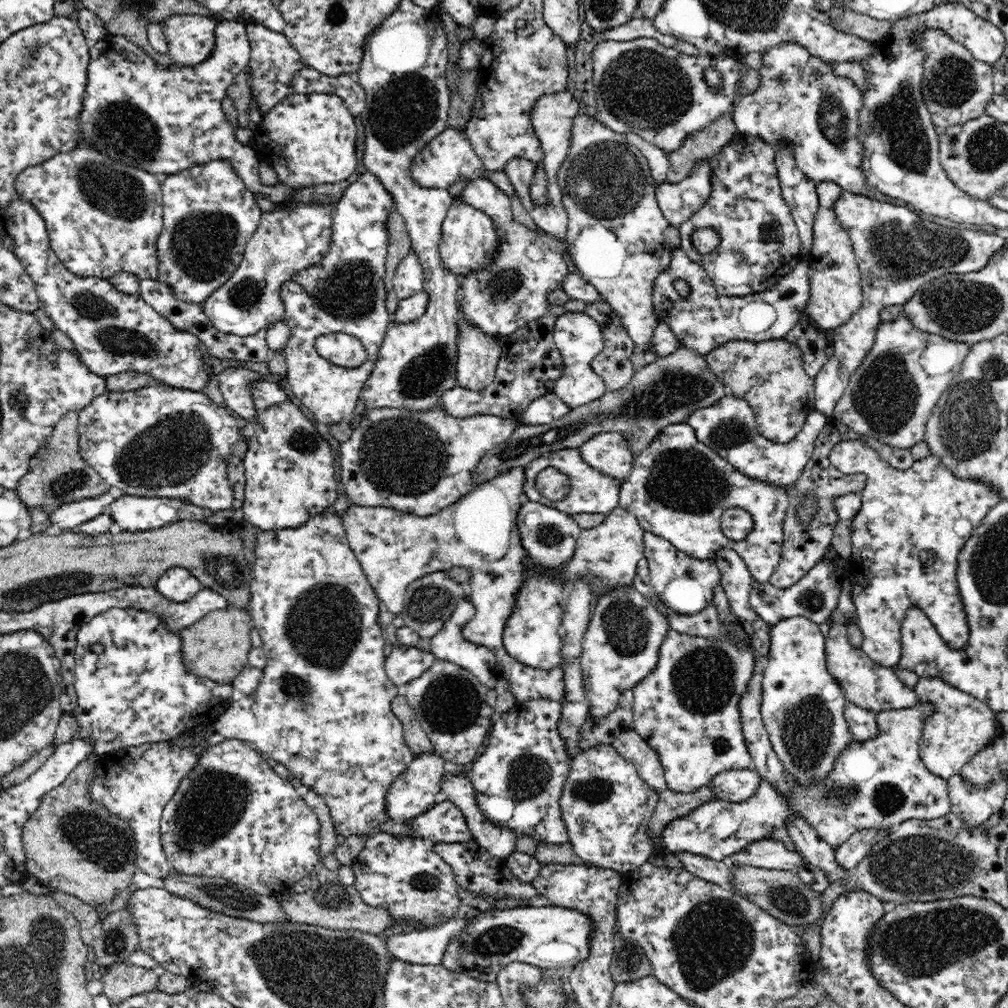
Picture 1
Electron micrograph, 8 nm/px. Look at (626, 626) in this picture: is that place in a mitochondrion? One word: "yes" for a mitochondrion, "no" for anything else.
yes

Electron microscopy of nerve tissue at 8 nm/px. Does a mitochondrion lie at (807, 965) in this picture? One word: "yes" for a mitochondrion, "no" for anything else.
no

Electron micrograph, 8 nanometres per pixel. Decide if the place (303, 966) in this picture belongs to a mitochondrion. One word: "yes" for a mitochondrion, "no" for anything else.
yes

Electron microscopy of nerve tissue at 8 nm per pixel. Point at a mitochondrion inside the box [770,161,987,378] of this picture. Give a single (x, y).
(892, 250)

